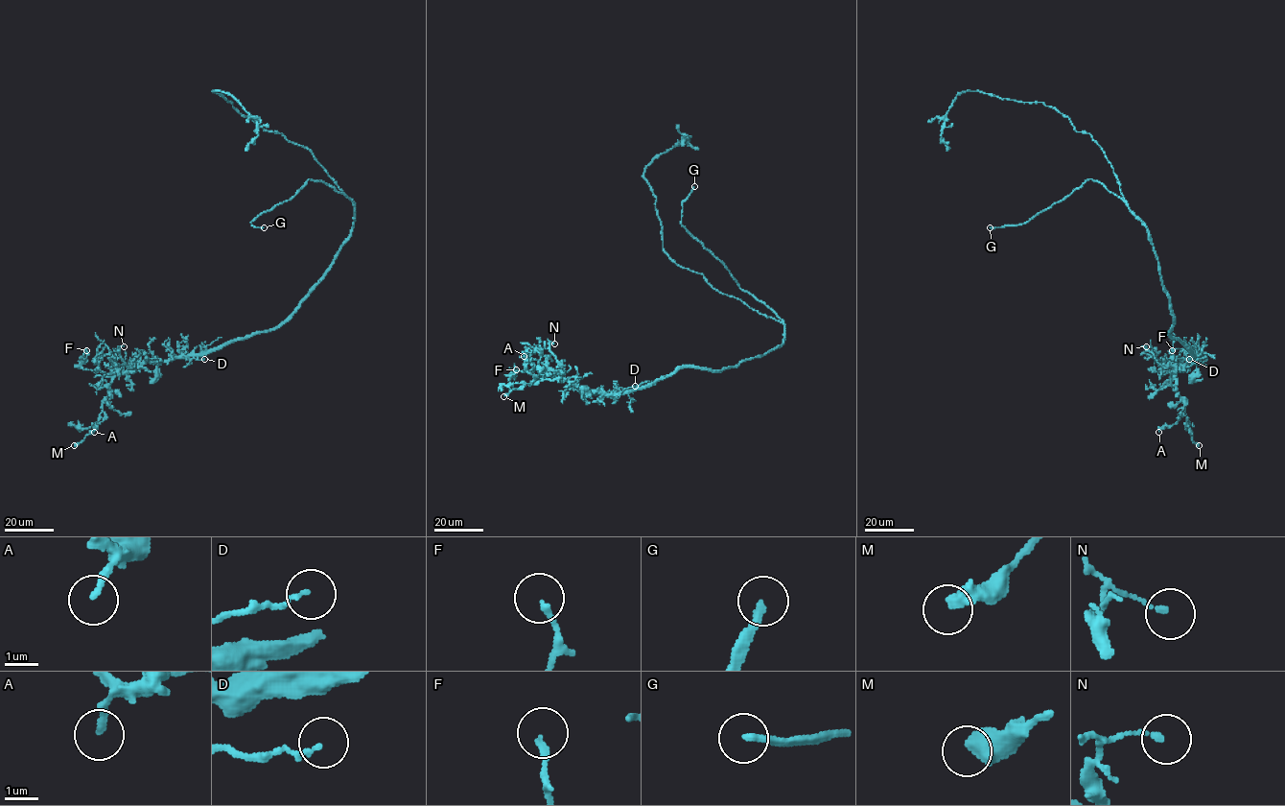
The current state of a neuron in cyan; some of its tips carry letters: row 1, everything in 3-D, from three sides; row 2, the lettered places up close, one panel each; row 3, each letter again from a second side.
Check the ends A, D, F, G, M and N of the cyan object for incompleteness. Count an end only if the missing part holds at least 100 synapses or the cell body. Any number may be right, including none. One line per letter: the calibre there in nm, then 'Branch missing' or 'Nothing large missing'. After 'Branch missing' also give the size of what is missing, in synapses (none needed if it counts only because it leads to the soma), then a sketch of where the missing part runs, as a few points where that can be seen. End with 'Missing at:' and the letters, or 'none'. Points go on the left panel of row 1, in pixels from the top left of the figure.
A: Thickness 200 nm. Nothing large missing
D: Thickness 130 nm. Nothing large missing
F: Thickness 190 nm. Nothing large missing
G: Thickness 200 nm. Branch missing. Course of what is missing: (264, 227), (270, 225), (288, 232), (308, 225), (329, 228), (336, 221)
M: Thickness 550 nm. Nothing large missing
N: Thickness 160 nm. Nothing large missing
Missing at: G

